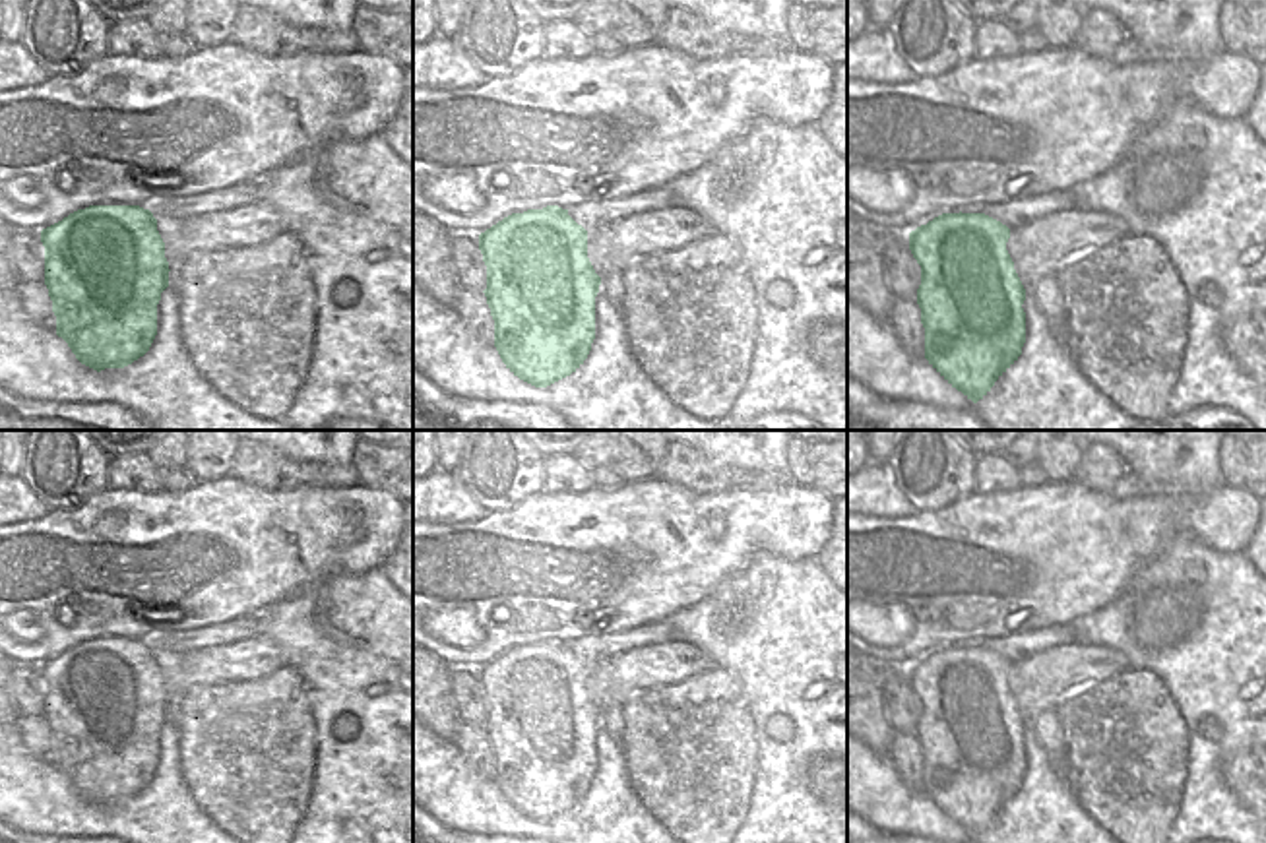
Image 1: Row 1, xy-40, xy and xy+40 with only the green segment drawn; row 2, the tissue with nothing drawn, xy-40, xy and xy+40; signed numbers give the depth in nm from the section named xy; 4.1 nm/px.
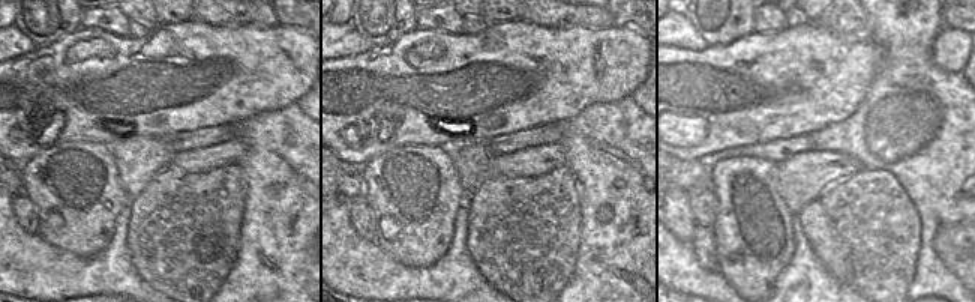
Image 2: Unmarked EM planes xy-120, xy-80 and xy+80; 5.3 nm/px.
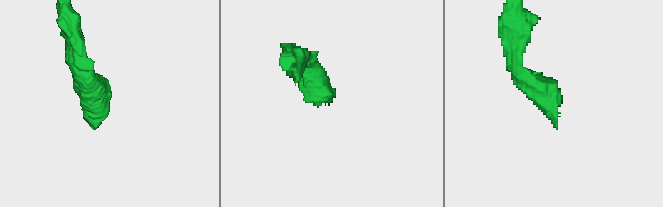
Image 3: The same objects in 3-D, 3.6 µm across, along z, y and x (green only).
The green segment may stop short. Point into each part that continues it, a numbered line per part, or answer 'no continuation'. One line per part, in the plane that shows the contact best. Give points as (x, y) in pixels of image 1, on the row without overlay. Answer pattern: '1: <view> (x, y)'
1: xy+40 (1034, 683)

